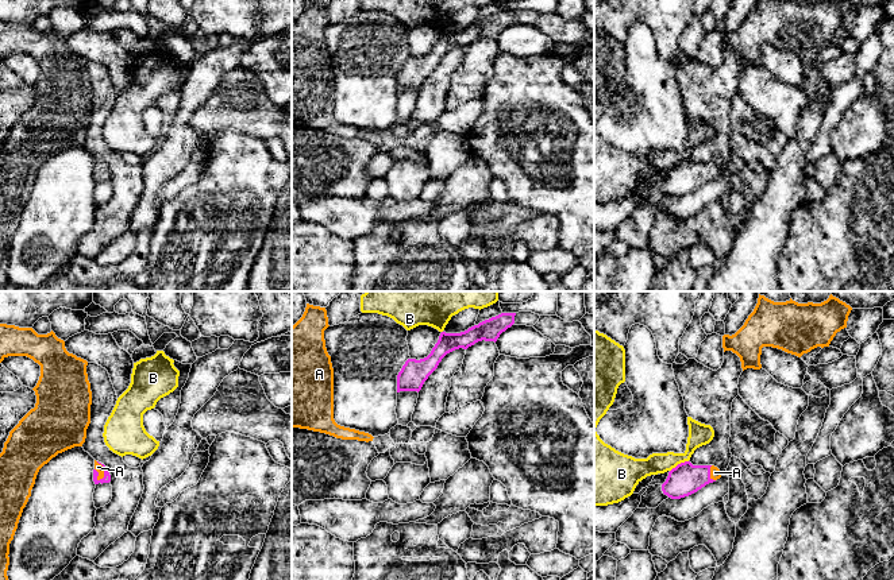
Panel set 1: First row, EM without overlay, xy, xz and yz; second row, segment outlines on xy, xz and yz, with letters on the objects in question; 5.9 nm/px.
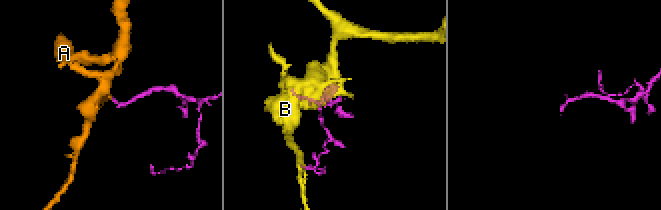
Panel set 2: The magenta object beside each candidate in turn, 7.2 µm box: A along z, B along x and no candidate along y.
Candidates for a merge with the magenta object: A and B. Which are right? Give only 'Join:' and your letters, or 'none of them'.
Join: A

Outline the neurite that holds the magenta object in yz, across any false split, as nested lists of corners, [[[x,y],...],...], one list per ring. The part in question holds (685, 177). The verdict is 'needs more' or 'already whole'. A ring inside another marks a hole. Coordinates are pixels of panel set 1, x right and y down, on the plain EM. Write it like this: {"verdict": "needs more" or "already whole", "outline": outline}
{"verdict": "needs more", "outline": [[[685,159],[668,170],[662,189],[671,197],[681,197],[720,175],[721,170],[714,163],[693,163],[690,159]]]}

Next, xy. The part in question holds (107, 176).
{"verdict": "needs more", "outline": [[[95,158],[95,167],[93,167],[93,179],[95,182],[99,182],[99,181],[103,182],[103,181],[111,179],[111,173],[108,166],[96,158]]]}

